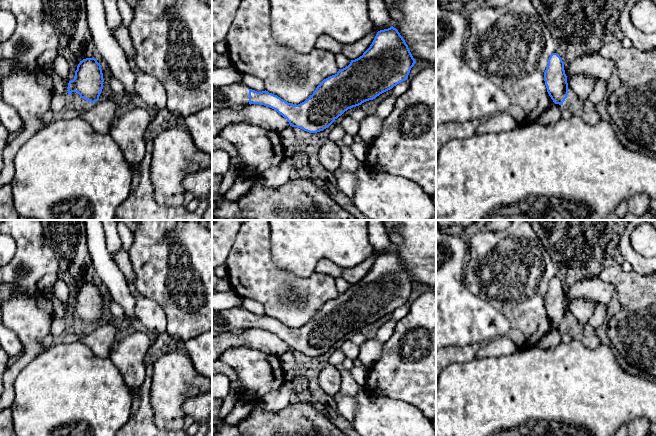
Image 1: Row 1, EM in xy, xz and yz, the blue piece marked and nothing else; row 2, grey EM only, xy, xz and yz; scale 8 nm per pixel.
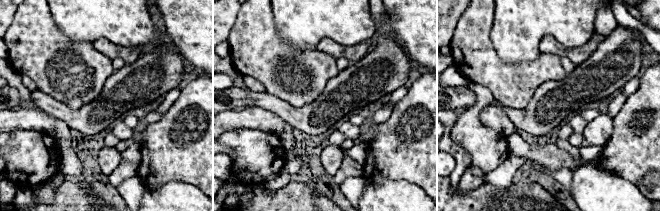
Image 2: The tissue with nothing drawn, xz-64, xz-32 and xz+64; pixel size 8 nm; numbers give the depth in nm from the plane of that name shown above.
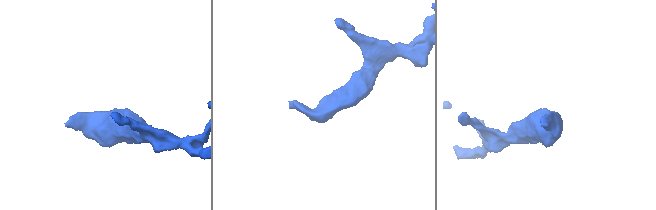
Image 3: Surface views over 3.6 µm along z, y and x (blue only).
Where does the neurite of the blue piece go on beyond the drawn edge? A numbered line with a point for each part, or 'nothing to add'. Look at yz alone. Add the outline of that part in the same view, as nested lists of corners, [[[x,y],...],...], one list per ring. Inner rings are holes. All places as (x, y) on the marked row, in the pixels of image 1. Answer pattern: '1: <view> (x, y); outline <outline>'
nothing to add

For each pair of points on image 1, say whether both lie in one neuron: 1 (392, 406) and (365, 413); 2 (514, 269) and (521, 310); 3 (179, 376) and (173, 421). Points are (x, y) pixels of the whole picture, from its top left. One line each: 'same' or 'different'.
1: same
2: same
3: same

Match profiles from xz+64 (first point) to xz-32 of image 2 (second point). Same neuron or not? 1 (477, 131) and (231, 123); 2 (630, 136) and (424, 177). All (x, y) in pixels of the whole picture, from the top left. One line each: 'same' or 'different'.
1: different
2: same

